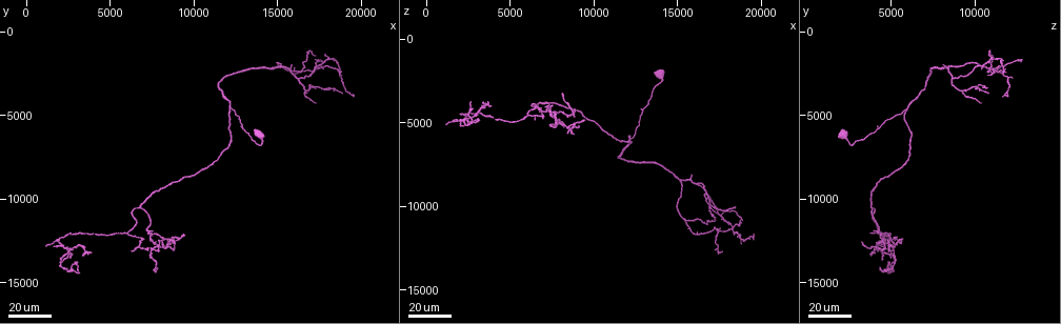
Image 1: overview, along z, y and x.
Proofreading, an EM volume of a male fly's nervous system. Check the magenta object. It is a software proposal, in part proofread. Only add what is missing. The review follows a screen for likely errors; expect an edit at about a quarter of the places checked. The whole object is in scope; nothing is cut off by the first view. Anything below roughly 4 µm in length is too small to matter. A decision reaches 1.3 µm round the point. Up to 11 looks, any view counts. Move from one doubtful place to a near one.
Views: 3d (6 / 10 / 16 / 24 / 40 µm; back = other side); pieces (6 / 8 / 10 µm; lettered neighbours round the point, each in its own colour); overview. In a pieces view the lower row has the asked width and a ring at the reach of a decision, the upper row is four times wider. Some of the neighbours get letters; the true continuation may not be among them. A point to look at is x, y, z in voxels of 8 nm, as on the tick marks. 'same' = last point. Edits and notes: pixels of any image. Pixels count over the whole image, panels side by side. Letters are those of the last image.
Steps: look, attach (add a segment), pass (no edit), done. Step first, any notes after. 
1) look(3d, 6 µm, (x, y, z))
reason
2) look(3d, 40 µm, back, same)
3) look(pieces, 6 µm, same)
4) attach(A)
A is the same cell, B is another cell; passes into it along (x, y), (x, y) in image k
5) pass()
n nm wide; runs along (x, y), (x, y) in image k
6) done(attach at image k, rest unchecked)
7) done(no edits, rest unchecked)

look(3d, 40 µm, (7600, 11900, 4100))
free end

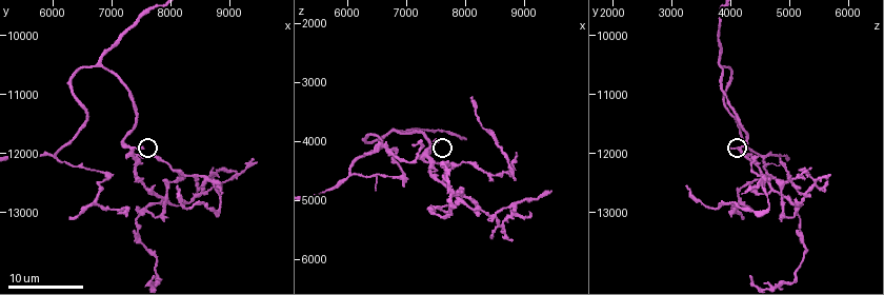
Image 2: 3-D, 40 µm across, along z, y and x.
look(pieces, 10 µm, (7500, 11900, 3950))
see the neighbours

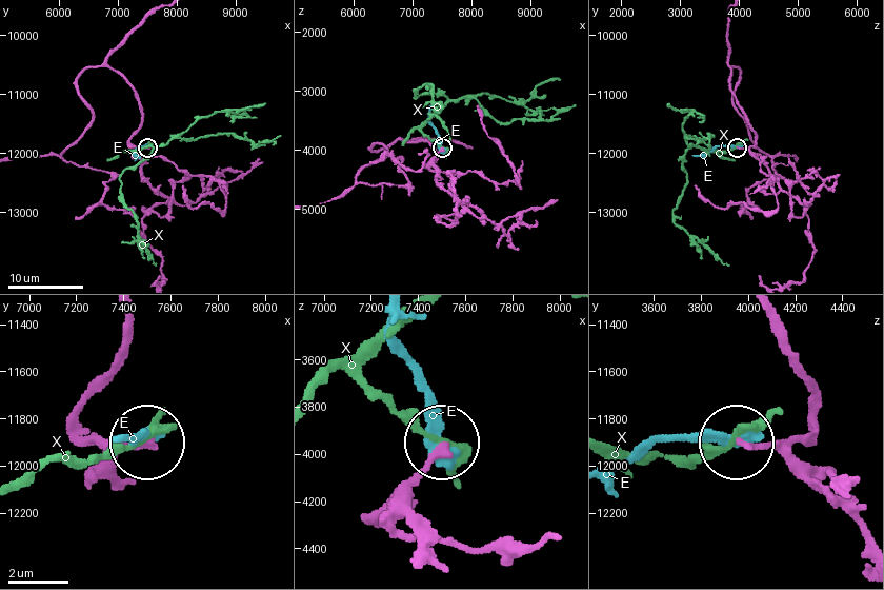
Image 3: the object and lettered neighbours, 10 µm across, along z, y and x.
pass()
E and X are other cells; runs along (771, 314), (815, 419), (777, 443), (742, 443) in image 3; none of them fits

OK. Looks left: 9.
look(3d, 24 µm, (2800, 11900, 3900))
free end

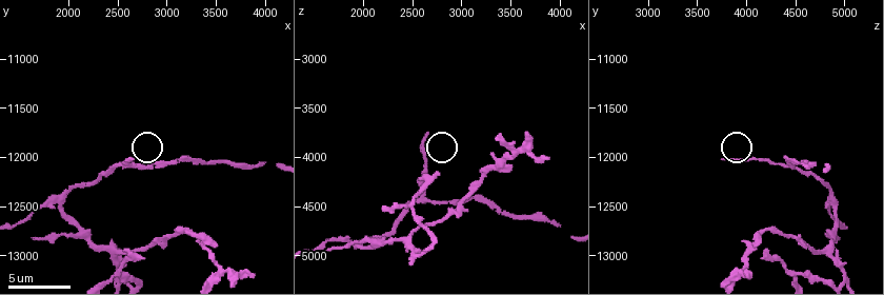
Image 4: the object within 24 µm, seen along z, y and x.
look(pieces, 6 µm, (2640, 12040, 3780))

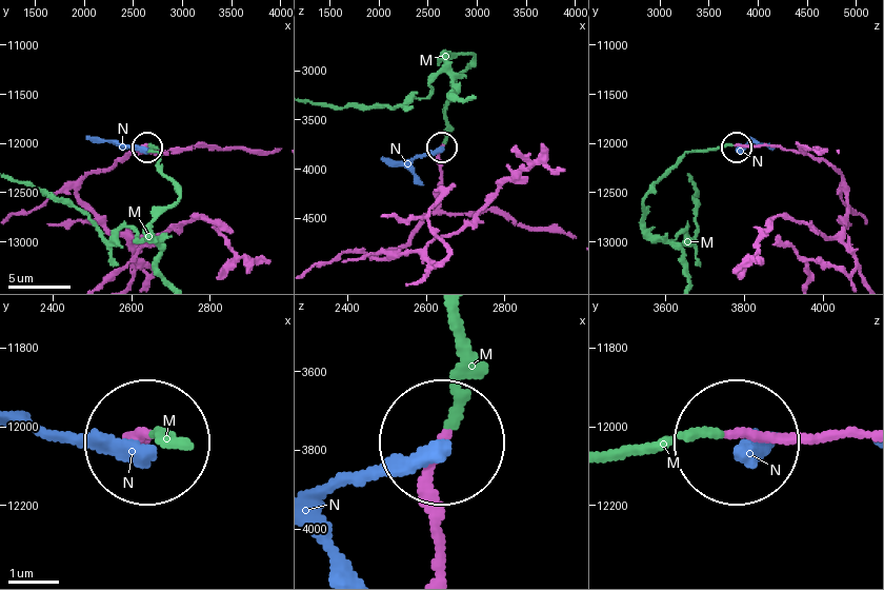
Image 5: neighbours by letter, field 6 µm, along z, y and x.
attach(M)
160 nm wide; M is the same cell, N is another cell; passes into it along (854, 437), (606, 450) in image 5; the cell continues

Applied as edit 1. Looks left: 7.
look(pieces, 8 µm, (3860, 13200, 4000))

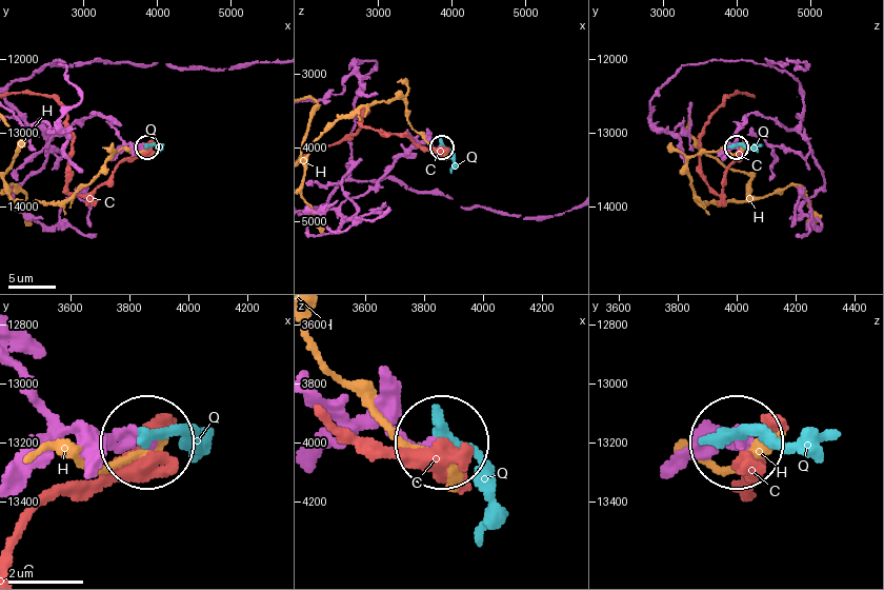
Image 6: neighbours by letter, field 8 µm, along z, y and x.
pass()
290 nm wide; C, H and Q are other cells; runs along (804, 111), (790, 129), (750, 115), (739, 129), (736, 148) in image 6; none of them fits

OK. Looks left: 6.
look(3d, 24 µm, (2500, 14200, 4800))
branch stops here

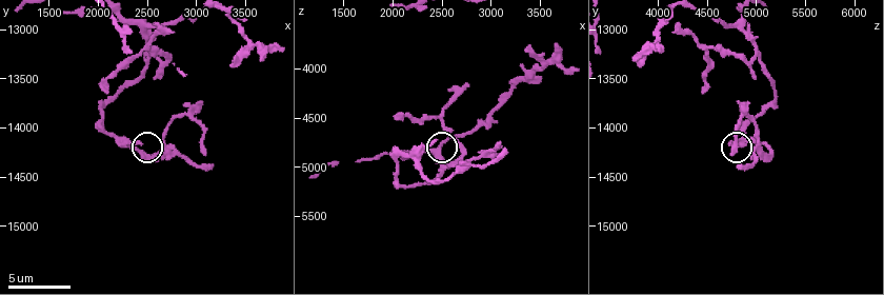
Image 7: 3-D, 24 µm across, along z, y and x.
look(3d, 6 µm, (2440, 14180, 4720))

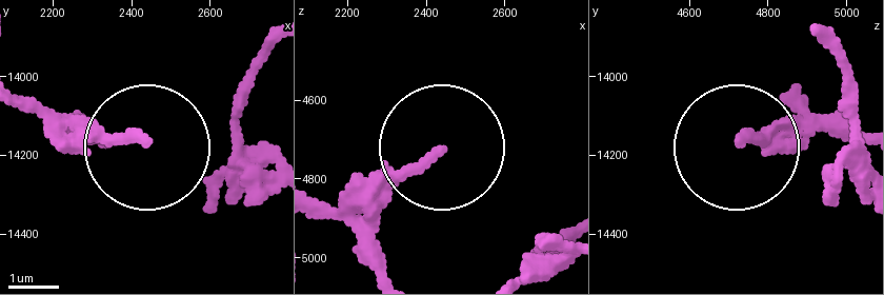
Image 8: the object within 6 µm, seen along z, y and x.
look(pieces, 6 µm, (2435, 14165, 4735))

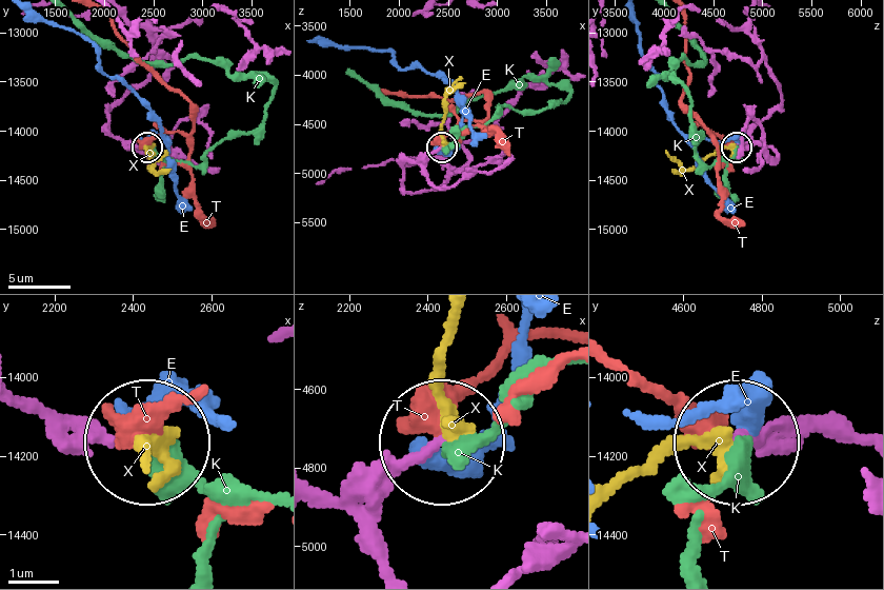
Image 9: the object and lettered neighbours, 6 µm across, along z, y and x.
pass()
E, K, T and X are other cells; runs along (784, 419), (739, 440) in image 9; none of them fits

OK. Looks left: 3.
look(3d, 6 µm, (3160, 14400, 4860))
thick end

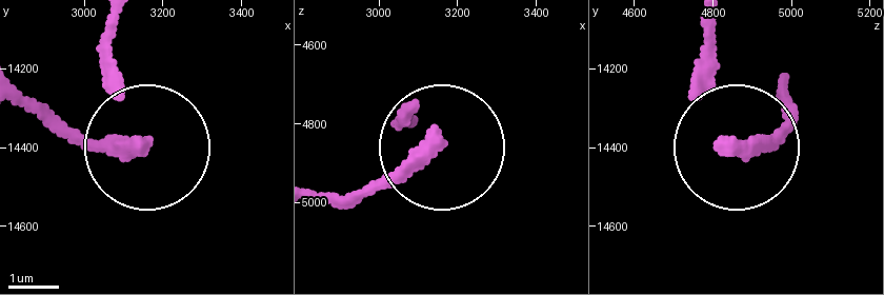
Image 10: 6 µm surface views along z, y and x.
look(pieces, 6 µm, (3140, 14405, 4840))

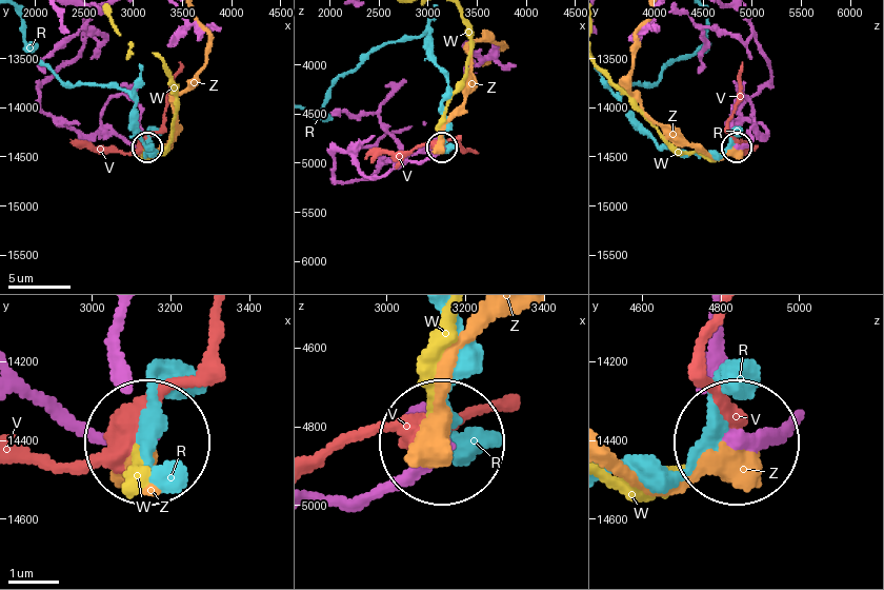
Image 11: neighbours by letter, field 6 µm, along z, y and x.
pass()
320 nm wide; R, V, W and Z are other cells; runs along (785, 421), (735, 438) in image 11; no lettered segment goes on from it

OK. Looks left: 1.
done(attach at image 5, rest unchecked)

